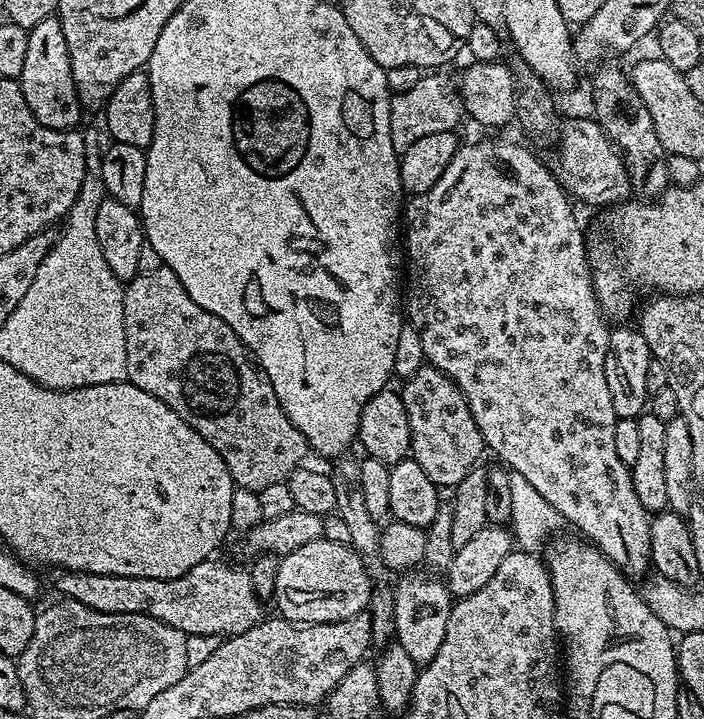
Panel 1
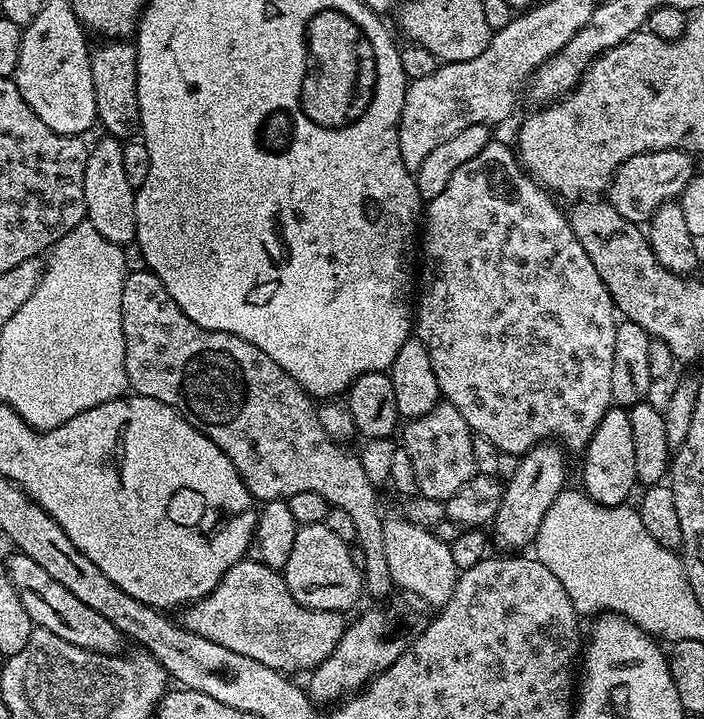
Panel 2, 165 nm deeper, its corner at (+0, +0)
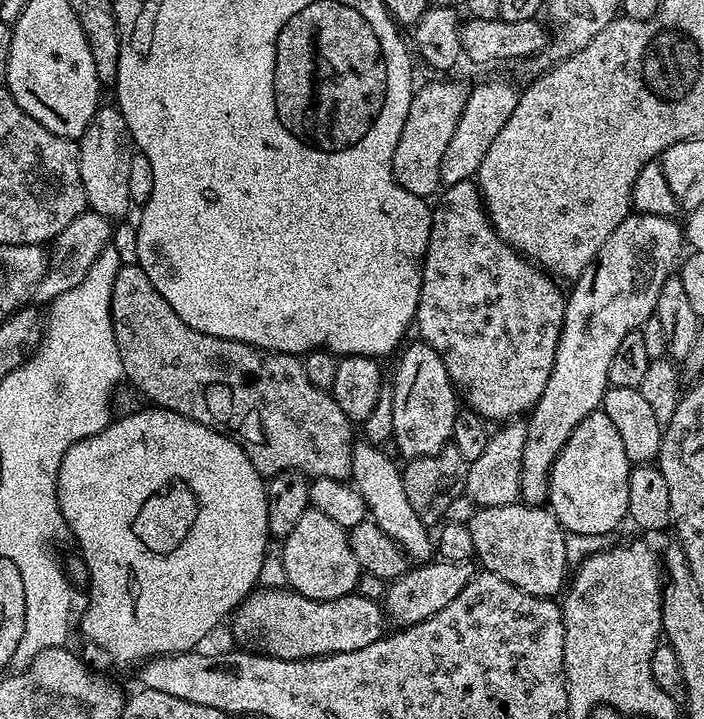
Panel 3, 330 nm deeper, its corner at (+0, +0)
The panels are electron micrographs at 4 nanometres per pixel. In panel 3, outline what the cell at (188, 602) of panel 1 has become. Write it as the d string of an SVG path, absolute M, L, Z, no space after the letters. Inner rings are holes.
M287 586L262 588L253 590L237 606L230 617L230 625L232 624L233 634L244 643L241 645L263 650L269 656L276 656L280 660L317 660L319 656L333 656L346 654L350 650L362 650L362 646L370 646L386 634L384 609L377 601L370 598L353 594L333 600L311 600L293 592Z

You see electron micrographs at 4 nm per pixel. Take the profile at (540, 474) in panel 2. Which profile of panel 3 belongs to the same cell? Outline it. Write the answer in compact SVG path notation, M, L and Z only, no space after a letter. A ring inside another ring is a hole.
M645 212L630 214L606 238L602 250L588 267L571 285L564 306L564 325L560 331L558 350L554 354L554 370L542 390L542 398L532 407L526 423L526 446L522 452L522 482L520 483L520 500L529 505L543 505L548 498L548 475L552 473L554 462L566 446L570 434L590 413L597 411L604 403L604 392L609 388L608 375L610 361L622 343L626 334L637 331L650 319L656 310L658 294L666 280L677 271L685 251L686 241L683 227L673 217L655 216Z

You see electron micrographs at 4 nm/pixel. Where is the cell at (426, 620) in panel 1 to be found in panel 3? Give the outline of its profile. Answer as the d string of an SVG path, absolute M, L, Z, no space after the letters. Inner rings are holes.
M356 442L352 446L352 471L350 473L351 483L360 492L364 499L365 509L370 513L370 519L381 528L390 538L396 540L407 559L412 562L427 562L434 556L434 536L429 525L424 524L418 514L414 514L414 506L410 506L410 498L406 498L406 486L404 485L404 474L401 465L395 464L390 457L384 453L383 447L367 442Z

